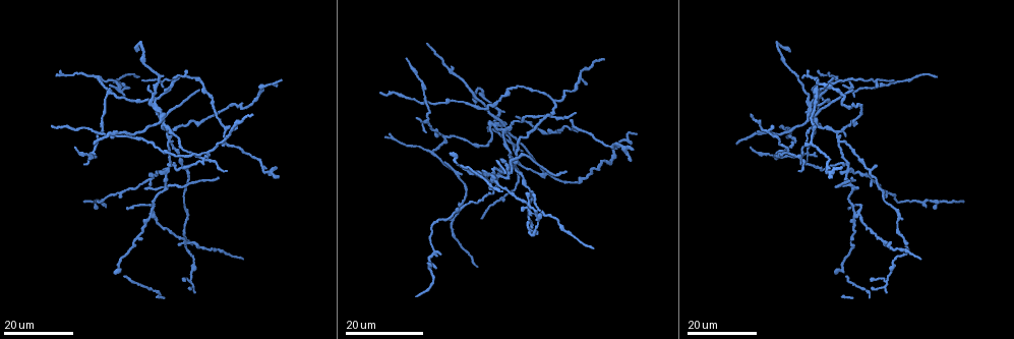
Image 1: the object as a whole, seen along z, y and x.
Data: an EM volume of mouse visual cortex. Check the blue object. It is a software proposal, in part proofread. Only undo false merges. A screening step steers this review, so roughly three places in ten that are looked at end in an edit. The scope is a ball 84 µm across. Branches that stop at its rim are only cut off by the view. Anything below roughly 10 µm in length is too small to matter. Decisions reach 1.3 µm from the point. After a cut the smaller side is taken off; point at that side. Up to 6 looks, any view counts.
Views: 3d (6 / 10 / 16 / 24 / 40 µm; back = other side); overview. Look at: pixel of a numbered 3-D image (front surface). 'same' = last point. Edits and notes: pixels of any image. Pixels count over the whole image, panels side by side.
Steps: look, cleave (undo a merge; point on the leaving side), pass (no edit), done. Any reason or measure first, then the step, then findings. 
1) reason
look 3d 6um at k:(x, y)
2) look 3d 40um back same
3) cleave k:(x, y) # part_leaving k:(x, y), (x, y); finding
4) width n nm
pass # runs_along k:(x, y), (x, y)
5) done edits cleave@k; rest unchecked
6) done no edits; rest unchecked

look 3d 16um at 1:(107, 93)

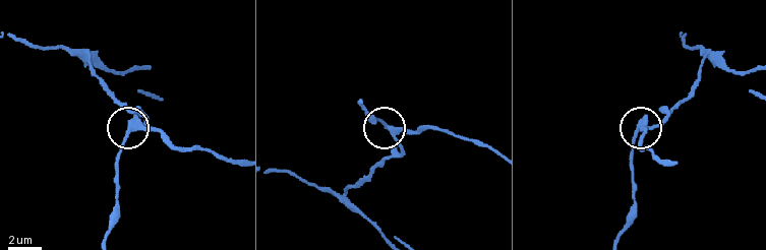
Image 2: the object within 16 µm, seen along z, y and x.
look 3d 10um at 2:(137, 128)

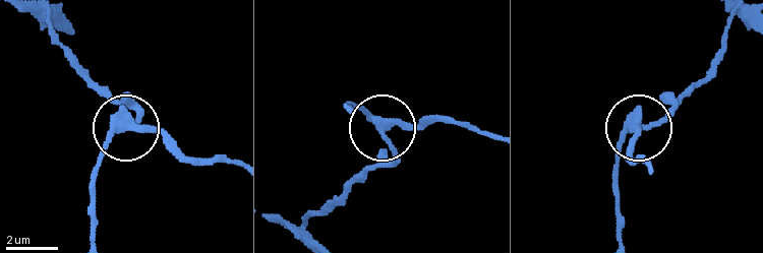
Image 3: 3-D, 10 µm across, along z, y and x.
look 3d 10um back at 3:(125, 127)

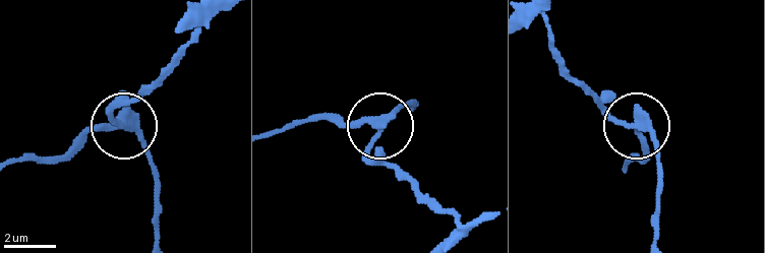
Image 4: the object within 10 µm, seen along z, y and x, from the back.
side_arm 42 um; arms 3
cleave 4:(149, 156) # a second neuron is stuck on

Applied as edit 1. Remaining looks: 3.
look overview

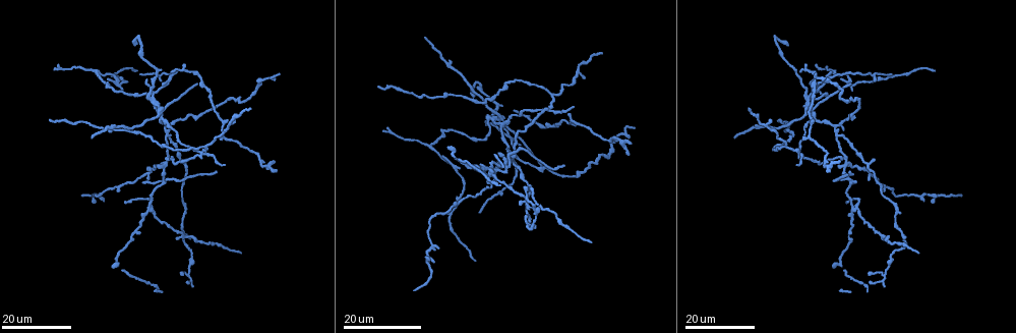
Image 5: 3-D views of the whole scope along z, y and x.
three-way junction
look 3d 24um at 5:(164, 162)

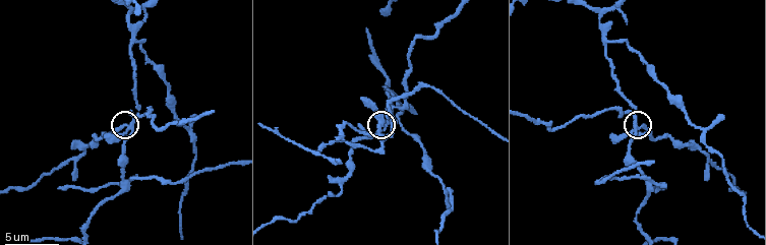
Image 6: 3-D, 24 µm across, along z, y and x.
zoom in
look 3d 6um at 6:(636, 129)

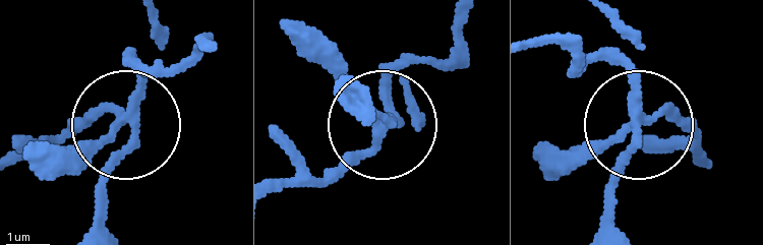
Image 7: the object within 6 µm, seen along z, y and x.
arms 3
cleave 7:(84, 119) # two neurons meet here

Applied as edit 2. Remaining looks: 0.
done edits cleave@4, cleave@7; rest unchecked

